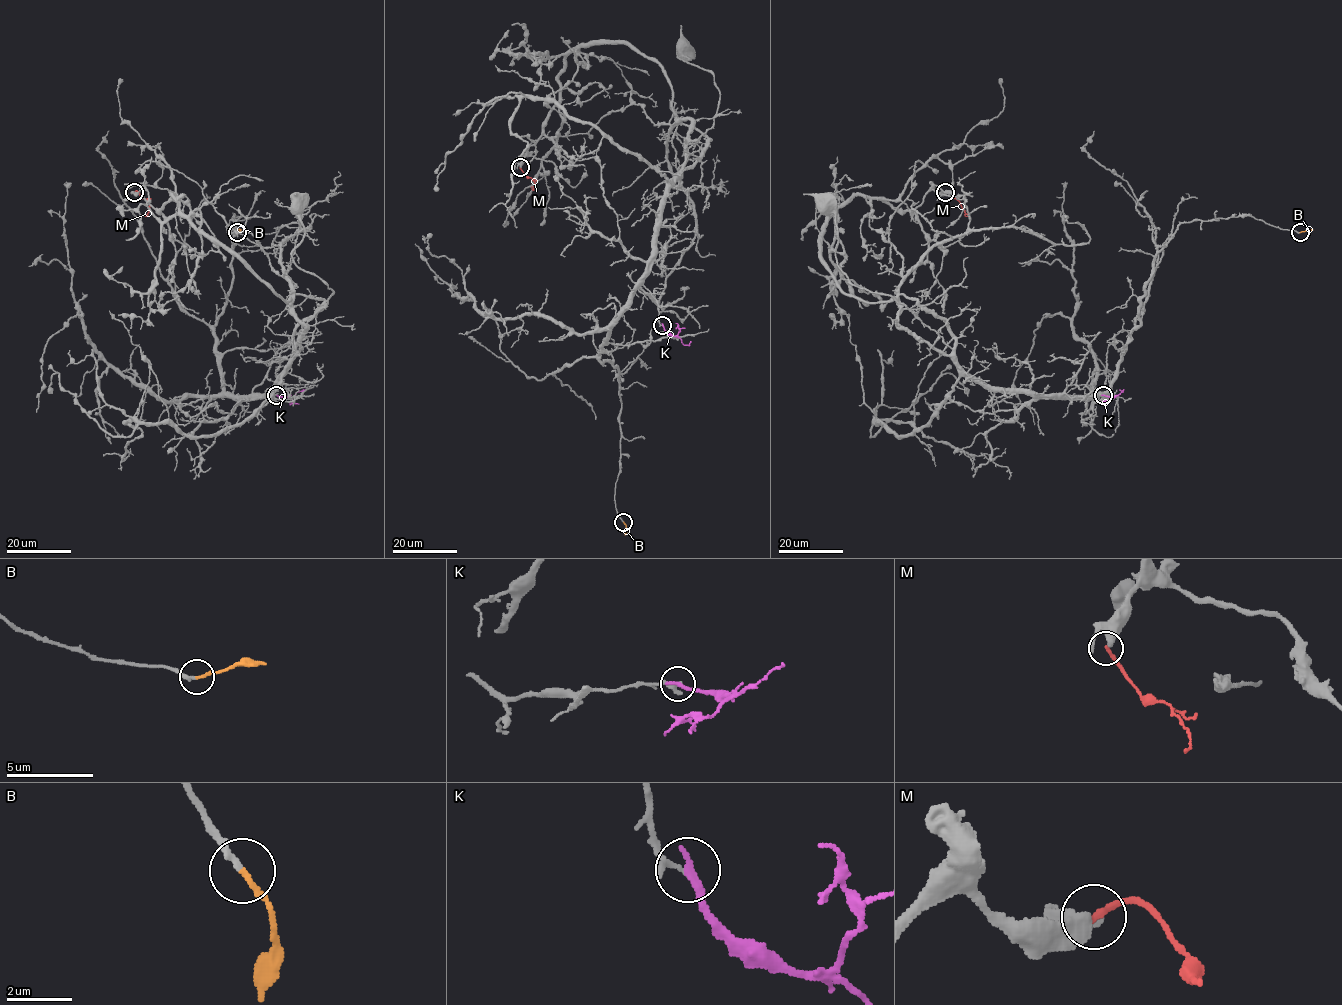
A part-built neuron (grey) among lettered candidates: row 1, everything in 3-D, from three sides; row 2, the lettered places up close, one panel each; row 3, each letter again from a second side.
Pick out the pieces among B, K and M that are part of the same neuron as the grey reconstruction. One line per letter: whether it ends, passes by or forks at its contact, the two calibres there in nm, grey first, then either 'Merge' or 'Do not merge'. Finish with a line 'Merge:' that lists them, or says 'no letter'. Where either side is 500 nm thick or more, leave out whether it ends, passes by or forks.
B: It ends there. Thickness 170 nm (grey) against 140 nm. Merge
K: It ends there. Thickness 190 nm (grey) against 280 nm. Do not merge
M: Thickness 550 nm (grey) against 200 nm. Do not merge
Merge: B

